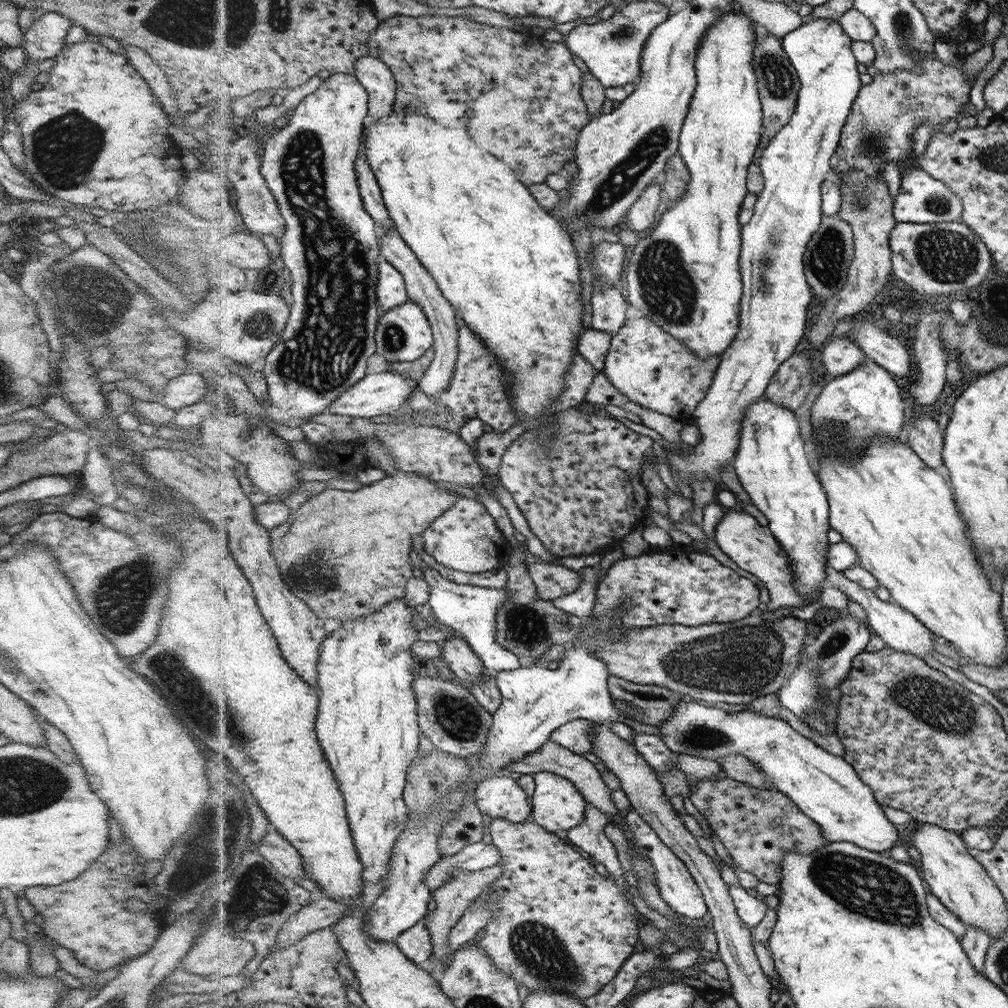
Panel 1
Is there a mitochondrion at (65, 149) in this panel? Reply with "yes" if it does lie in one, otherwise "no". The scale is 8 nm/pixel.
yes

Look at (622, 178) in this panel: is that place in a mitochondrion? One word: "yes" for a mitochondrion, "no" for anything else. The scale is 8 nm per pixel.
yes

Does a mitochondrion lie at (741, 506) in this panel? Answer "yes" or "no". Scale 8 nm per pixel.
no

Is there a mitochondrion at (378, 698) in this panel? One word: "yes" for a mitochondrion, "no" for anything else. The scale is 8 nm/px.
no

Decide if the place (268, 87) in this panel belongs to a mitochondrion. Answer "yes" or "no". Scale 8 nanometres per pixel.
no

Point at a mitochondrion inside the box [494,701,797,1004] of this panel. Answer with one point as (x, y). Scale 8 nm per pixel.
(539, 951)

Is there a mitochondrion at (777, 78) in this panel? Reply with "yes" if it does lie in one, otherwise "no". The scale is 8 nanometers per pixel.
yes

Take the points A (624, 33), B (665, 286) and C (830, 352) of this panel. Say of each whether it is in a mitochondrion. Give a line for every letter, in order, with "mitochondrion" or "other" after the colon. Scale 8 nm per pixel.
A: mitochondrion
B: mitochondrion
C: other

